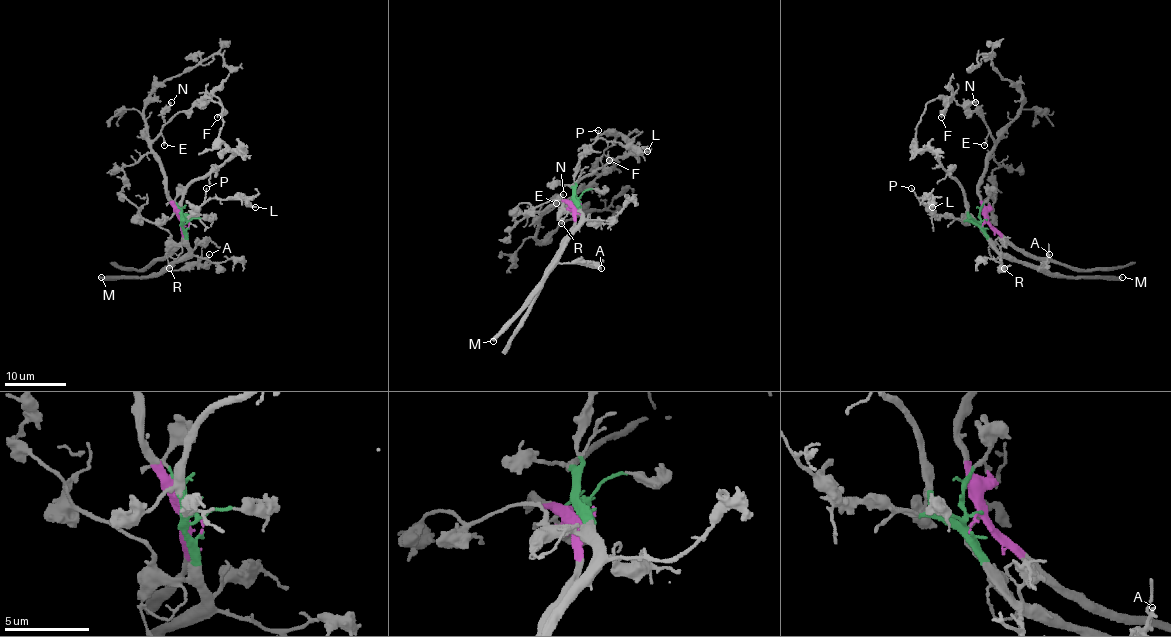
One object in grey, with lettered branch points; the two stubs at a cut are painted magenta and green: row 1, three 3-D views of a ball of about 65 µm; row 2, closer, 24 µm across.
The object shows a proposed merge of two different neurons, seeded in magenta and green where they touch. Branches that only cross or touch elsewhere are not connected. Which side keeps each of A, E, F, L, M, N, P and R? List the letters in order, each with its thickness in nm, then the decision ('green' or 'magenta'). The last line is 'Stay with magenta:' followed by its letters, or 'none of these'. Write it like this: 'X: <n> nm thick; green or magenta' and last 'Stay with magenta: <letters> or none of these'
A: 200 nm thick; green
E: 180 nm thick; magenta
F: 240 nm thick; magenta
L: 200 nm thick; green
M: 460 nm thick; green
N: 240 nm thick; magenta
P: 150 nm thick; green
R: 140 nm thick; green
Stay with magenta: E, F, N

